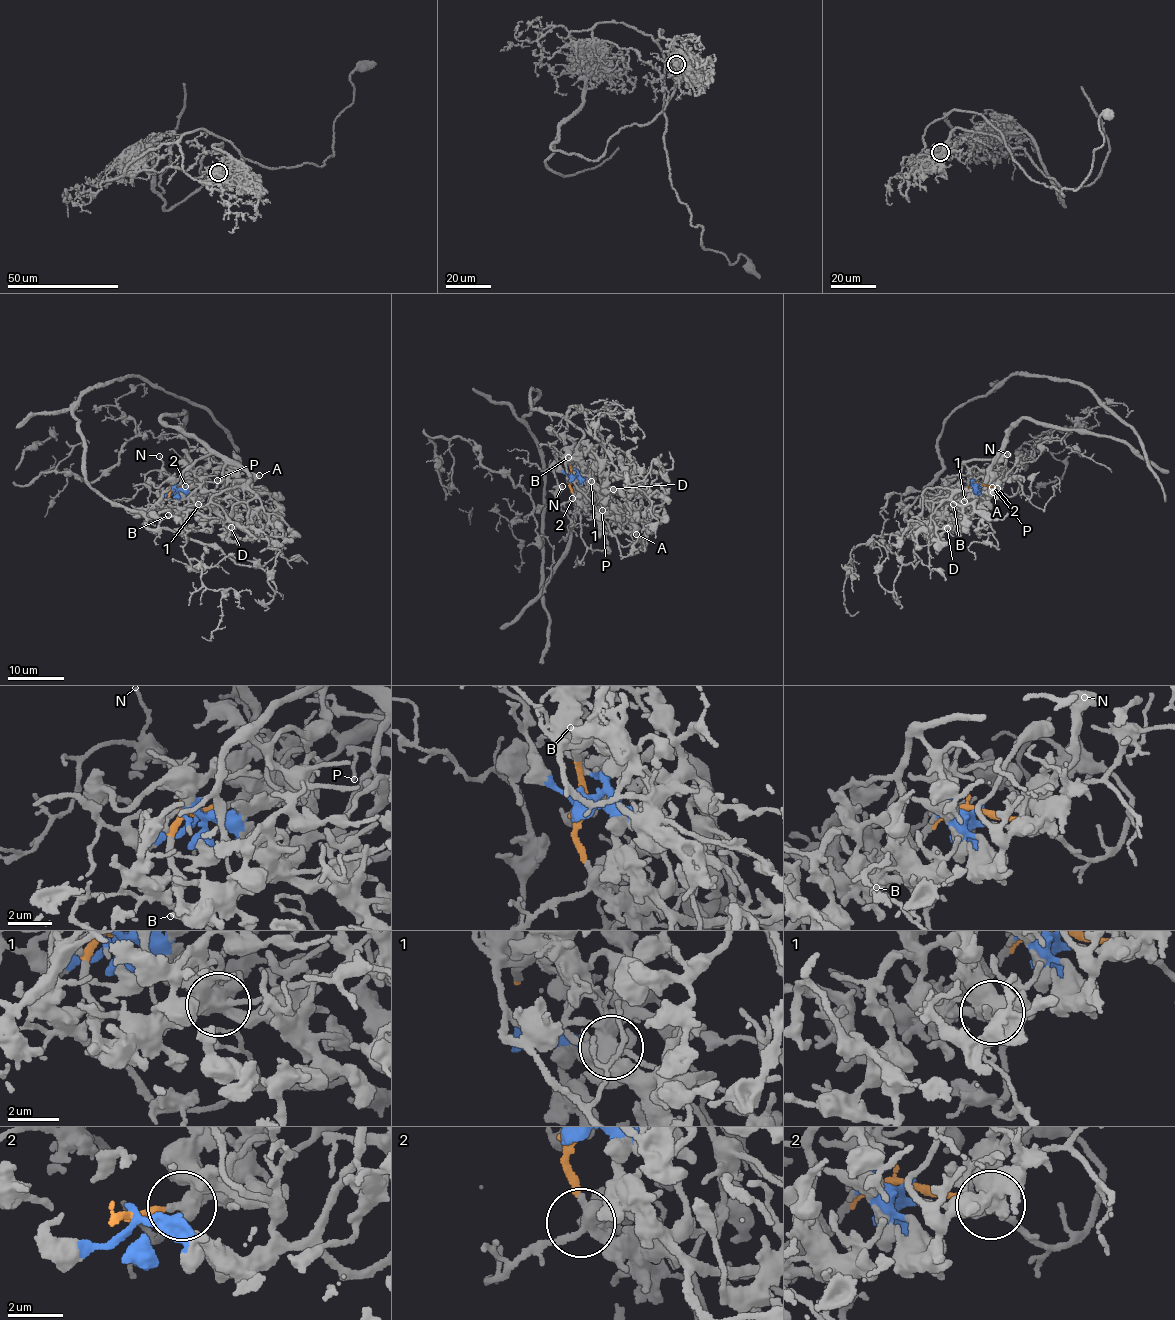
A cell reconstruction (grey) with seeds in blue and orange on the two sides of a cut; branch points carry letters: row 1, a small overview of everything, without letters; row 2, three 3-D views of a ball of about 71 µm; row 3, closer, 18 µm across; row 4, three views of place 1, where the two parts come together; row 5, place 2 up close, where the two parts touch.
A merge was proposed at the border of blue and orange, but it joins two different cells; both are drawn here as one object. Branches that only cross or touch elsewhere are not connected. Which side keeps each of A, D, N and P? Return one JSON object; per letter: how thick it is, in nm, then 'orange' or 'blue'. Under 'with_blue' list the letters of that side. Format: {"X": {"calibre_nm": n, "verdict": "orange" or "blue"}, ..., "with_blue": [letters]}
{"A": {"calibre_nm": 600, "verdict": "blue"}, "D": {"calibre_nm": 480, "verdict": "blue"}, "N": {"calibre_nm": 130, "verdict": "orange"}, "P": {"calibre_nm": 160, "verdict": "blue"}, "with_blue": ["A", "D", "P"]}

